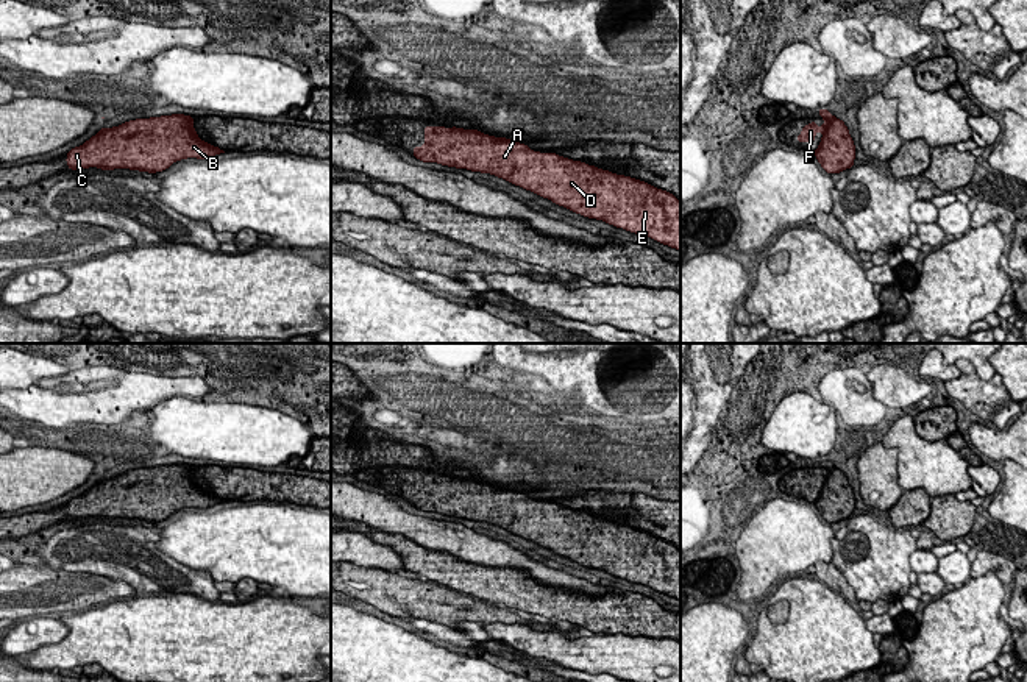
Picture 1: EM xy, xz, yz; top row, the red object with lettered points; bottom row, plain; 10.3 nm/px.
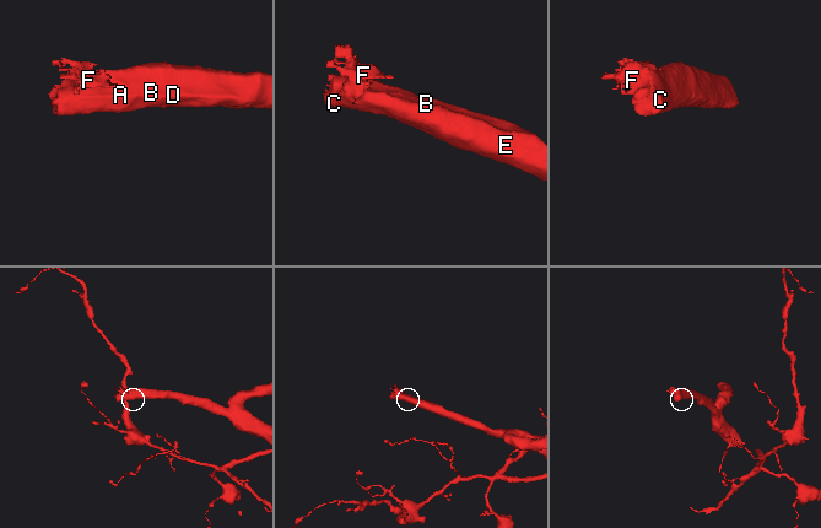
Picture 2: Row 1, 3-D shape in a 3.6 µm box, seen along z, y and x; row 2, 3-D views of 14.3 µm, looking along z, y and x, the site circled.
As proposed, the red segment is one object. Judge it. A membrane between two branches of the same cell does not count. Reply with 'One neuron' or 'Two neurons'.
One neuron

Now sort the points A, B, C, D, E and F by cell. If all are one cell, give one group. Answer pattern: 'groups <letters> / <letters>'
groups A B C D E F

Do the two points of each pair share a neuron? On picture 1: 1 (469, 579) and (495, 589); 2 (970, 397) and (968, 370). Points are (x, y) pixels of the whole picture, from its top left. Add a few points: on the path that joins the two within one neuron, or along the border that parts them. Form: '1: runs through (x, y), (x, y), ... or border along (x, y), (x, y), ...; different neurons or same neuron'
1: runs through (475, 581), (489, 584); same neuron
2: runs through (970, 390), (968, 376); same neuron

